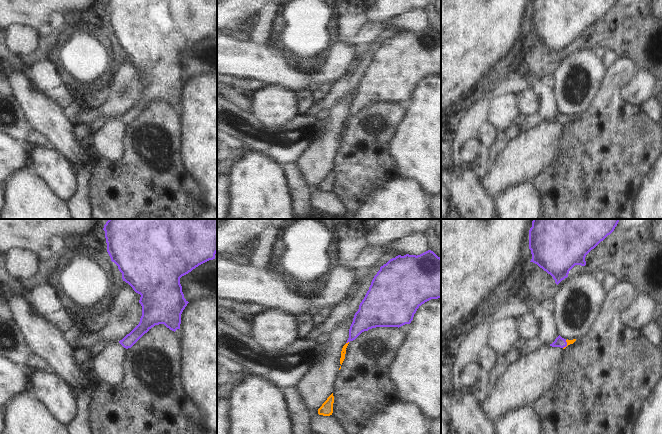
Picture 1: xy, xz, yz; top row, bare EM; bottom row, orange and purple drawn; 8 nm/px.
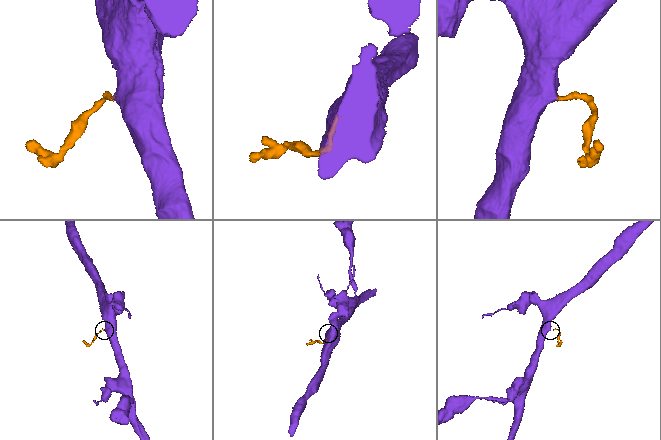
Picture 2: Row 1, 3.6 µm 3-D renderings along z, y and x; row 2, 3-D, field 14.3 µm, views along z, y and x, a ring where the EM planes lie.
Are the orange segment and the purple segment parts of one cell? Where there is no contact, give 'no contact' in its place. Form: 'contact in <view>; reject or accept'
contact in xz; accept

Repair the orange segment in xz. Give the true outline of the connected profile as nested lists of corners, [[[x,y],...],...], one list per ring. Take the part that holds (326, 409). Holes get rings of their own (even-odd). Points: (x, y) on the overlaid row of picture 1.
[[[333,393],[327,398],[327,400],[318,409],[318,414],[323,416],[330,416],[333,413],[334,396]]]

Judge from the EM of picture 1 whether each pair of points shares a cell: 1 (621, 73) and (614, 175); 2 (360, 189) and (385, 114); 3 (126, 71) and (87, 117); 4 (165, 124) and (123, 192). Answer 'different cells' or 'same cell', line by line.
1: same cell
2: same cell
3: same cell
4: same cell

